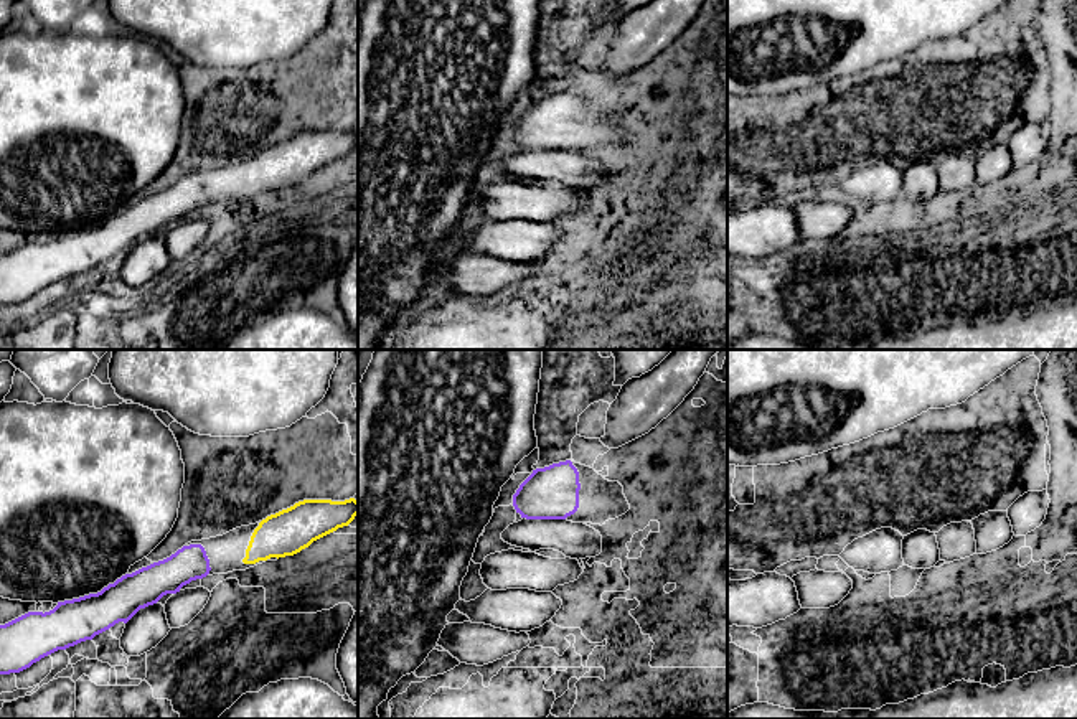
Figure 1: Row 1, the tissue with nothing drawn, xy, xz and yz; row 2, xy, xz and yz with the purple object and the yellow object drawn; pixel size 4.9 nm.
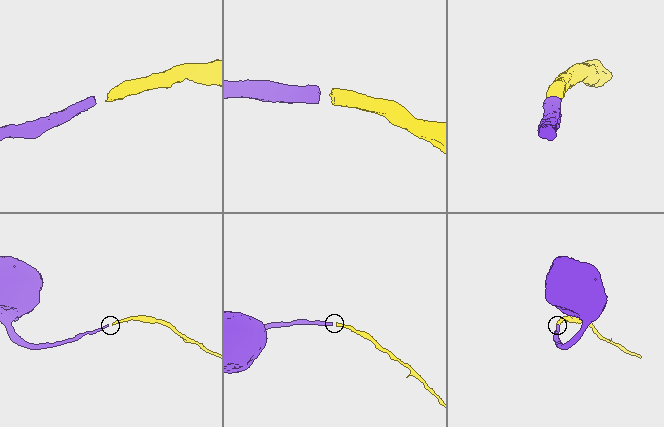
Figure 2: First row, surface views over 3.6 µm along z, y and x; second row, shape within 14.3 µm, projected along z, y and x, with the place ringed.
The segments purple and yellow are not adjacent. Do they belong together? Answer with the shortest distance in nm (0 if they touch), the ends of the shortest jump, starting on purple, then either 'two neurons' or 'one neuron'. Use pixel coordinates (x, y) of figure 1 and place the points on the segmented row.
160 nm | xy (210, 568), (243, 561) | one neuron

